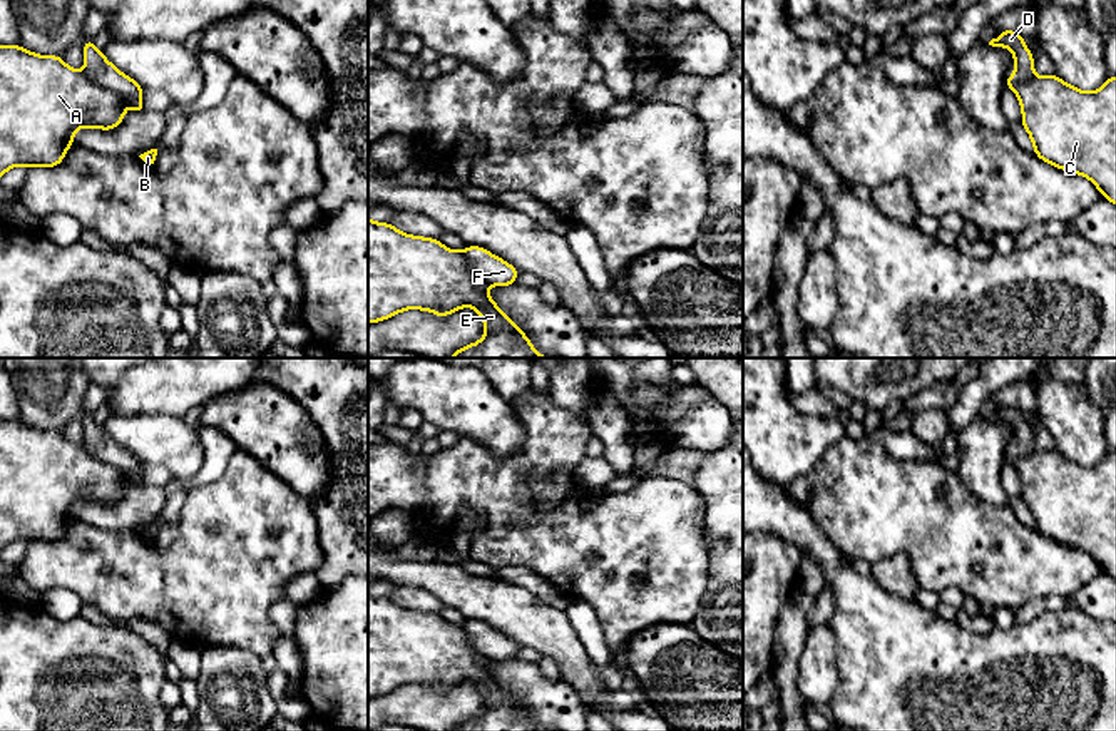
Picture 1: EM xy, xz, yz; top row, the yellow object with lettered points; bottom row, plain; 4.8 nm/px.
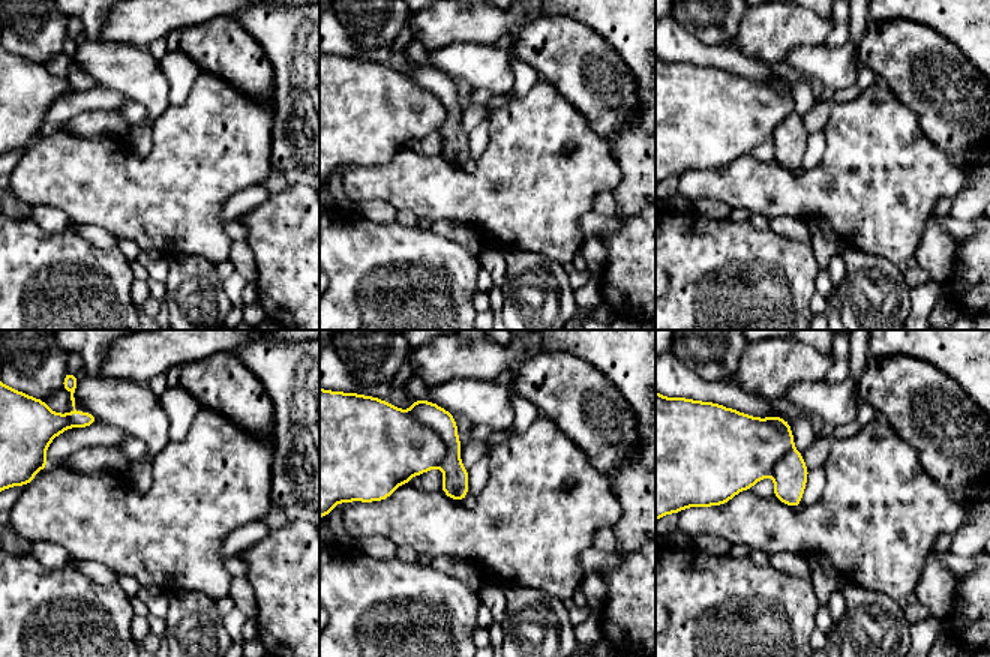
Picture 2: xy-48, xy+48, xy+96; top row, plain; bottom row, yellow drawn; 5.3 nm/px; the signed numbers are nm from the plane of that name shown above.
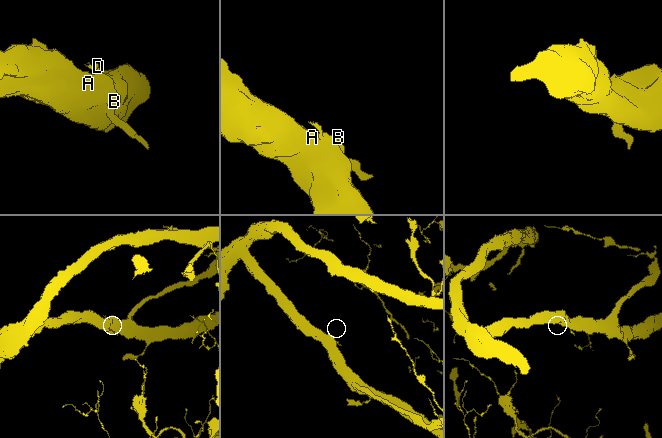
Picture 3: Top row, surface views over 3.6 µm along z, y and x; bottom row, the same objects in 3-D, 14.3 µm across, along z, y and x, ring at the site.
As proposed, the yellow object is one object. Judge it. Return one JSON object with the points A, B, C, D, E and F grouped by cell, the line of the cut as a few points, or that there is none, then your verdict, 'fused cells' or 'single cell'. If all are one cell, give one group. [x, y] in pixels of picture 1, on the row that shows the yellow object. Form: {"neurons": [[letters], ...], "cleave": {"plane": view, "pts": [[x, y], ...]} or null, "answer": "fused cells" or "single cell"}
{"neurons": [["A", "C", "E"], ["B", "D", "F"]], "cleave": {"plane": "xy", "pts": [[84, 69], [94, 82], [111, 89], [121, 99]]}, "answer": "fused cells"}

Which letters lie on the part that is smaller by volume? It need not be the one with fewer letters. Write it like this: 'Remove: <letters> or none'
Remove: B, D, F

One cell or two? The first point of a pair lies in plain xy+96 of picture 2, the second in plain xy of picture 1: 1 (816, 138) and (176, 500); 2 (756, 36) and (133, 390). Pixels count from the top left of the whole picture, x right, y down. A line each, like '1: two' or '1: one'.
1: one
2: one

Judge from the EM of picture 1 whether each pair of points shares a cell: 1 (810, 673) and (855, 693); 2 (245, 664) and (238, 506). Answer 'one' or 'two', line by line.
1: two
2: two

